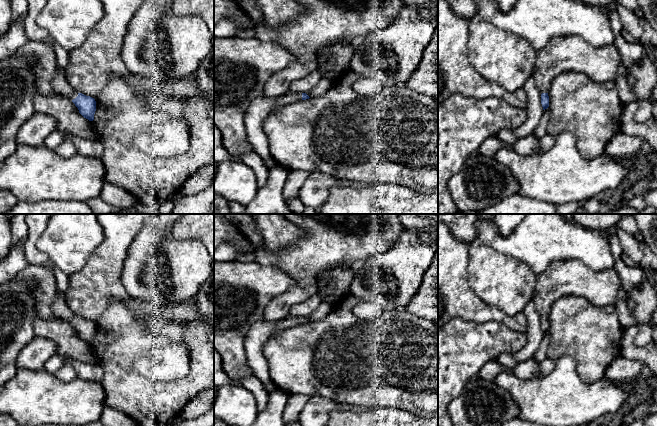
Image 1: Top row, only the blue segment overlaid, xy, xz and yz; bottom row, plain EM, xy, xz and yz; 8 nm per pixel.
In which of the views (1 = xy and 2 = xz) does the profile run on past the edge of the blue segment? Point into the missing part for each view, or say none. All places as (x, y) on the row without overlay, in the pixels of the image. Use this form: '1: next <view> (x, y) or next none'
1: next xy (60, 309)
2: next xz (290, 321)

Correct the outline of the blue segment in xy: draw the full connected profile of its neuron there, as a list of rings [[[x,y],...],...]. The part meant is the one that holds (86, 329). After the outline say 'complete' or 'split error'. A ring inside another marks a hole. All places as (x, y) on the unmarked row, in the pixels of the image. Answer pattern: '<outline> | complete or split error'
[[[58,291],[56,293],[56,299],[52,305],[52,312],[57,319],[70,323],[84,342],[89,345],[94,344],[96,335],[95,323],[74,314],[67,306],[65,296]]] | split error

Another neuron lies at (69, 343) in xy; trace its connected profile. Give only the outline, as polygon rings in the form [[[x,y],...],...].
[[[37,317],[34,321],[34,330],[36,336],[53,340],[57,343],[58,349],[56,355],[66,356],[92,365],[98,363],[98,360],[92,356],[90,345],[79,337],[77,331],[70,323],[57,318],[54,320],[43,320]]]

